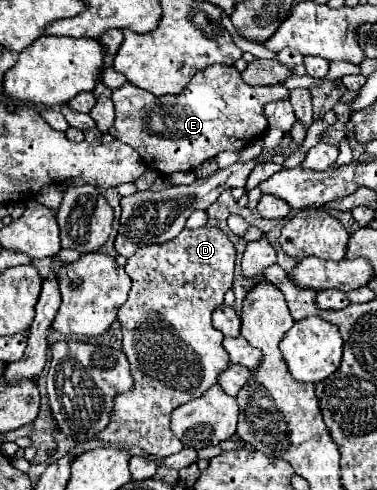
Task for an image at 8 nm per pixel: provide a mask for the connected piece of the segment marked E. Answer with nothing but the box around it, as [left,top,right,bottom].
[110,64,290,176]

